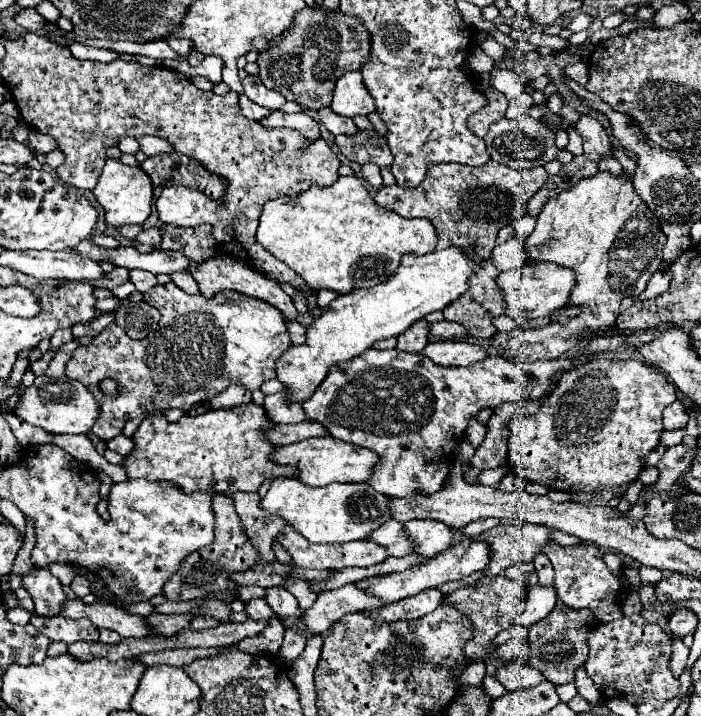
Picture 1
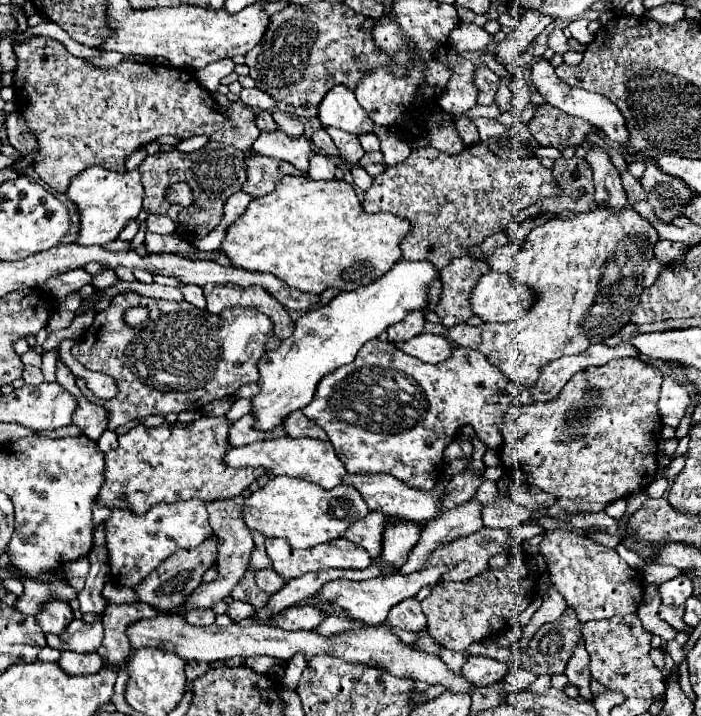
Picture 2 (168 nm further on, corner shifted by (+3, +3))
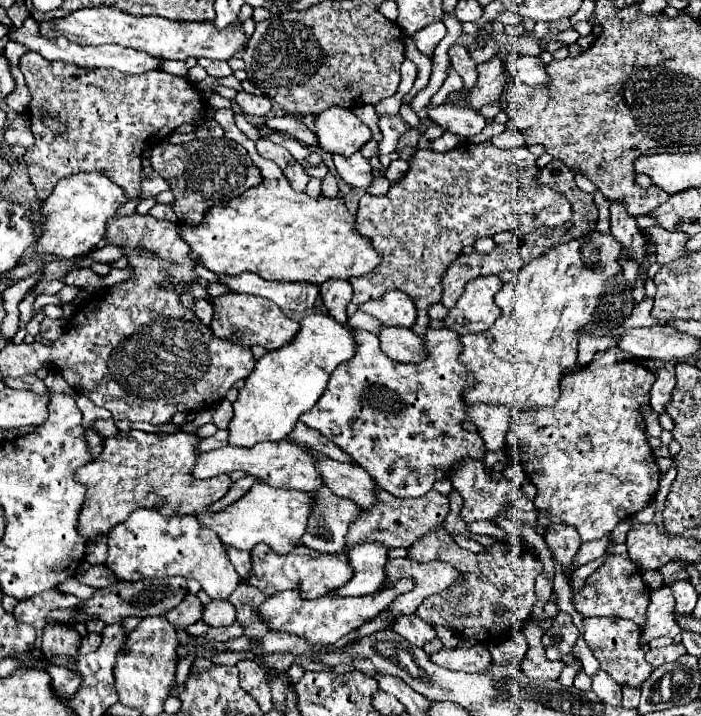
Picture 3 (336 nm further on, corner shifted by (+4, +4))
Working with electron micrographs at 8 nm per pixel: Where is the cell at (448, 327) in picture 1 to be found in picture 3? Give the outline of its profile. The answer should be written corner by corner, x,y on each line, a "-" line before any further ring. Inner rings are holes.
593,230
591,234
585,234
583,238
573,238
571,242
559,244
553,250
545,250
541,254
541,258
535,258
535,260
531,260
529,264
523,266
515,282
504,283
503,288
495,294
495,302
501,308
501,316
495,320
495,324
489,330
485,330
483,334
465,334
465,336
459,336
461,346
463,346
463,352
459,356
459,360
475,374
475,380
477,380
475,390
467,390
465,392
465,396
463,396
465,402
467,404
475,404
475,402
509,404
513,410
525,410
529,406
551,406
551,404
555,404
555,400
559,398
559,380
561,380
561,374
567,368
571,368
571,366
577,364
577,342
579,342
579,338
583,334
589,334
589,336
611,334
613,328
621,326
623,320
631,316
631,310
633,310
633,304
635,304
633,302
633,288
623,278
623,266
619,264
621,258
627,258
623,254
623,246
619,246
619,242
615,242
615,238
611,238
611,234
603,234
603,232

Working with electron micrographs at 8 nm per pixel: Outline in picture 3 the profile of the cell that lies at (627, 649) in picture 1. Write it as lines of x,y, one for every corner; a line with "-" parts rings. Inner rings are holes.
585,618
585,642
591,648
593,656
599,660
601,670
607,670
607,674
621,686
635,686
641,688
641,684
651,676
653,668
645,660
645,650
639,644
641,628
635,626
631,620
623,618

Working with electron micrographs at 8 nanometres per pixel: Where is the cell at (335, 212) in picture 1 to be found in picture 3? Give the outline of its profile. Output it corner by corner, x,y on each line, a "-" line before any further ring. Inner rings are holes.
214,109
214,116
221,116
221,119
228,117
228,122
221,121
225,134
224,138
233,140
243,146
249,154
253,164
261,170
263,182
241,196
233,198
227,204
213,206
205,220
197,226
181,226
181,238
191,246
193,252
199,254
201,264
207,266
215,274
241,274
241,272
257,272
267,280
277,282
309,282
309,284
323,284
331,278
345,278
351,276
363,276
371,272
375,266
379,266
381,258
377,250
371,246
369,238
359,236
355,230
355,216
349,212
345,200
341,196
323,196
311,198
307,192
295,192
291,190
291,184
287,182
283,170
279,172
279,166
262,158
255,146
255,141
250,140
236,126
234,113
231,109

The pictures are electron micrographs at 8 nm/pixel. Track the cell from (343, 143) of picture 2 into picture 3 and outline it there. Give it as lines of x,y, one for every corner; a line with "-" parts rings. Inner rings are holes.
361,152
351,154
351,158
343,158
343,154
333,154
333,162
335,168
339,172
339,176
357,188
367,188
373,180
371,176
371,166
367,162
367,158
363,158

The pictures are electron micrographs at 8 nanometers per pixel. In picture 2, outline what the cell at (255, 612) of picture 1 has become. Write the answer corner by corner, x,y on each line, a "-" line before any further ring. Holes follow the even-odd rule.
232,601
232,603
228,603
228,609
226,609
228,617
230,617
234,623
242,621
244,617
252,615
254,611
256,611
256,609
254,609
252,605
248,605
248,603
240,603
240,601

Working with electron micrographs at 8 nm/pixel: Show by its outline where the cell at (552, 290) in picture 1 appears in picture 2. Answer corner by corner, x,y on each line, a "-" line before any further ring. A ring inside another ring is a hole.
490,271
478,279
470,297
470,309
484,323
494,323
494,321
508,323
524,315
526,307
532,301
534,297
530,291
512,287
510,275

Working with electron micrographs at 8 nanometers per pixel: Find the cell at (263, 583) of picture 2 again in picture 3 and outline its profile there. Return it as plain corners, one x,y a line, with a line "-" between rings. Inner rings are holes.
227,548
227,556
229,556
233,568
237,570
237,574
241,576
241,580
247,580
247,574
251,574
251,554
245,550

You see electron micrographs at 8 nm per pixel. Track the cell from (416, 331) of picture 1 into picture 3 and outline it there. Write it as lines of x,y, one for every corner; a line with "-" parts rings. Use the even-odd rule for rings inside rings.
389,290
385,296
379,300
371,300
359,306
359,310
379,318
383,326
403,326
403,328
413,328
417,310
413,300
399,292
399,290

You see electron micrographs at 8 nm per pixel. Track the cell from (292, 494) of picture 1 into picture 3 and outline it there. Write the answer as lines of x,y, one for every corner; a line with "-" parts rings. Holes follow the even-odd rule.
267,482
255,484
243,498
239,498
233,506
227,506
221,512
203,512
197,518
211,530
217,532
223,544
251,550
259,542
271,546
277,554
289,554
299,538
307,532
307,522
313,510
313,494
303,490
283,490
267,486

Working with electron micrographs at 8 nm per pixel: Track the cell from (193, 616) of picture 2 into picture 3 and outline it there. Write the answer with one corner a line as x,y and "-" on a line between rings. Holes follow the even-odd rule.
187,594
183,598
183,602
179,606
175,606
175,610
167,612
167,620
175,628
187,628
187,626
199,622
201,618
203,618
203,604
195,594

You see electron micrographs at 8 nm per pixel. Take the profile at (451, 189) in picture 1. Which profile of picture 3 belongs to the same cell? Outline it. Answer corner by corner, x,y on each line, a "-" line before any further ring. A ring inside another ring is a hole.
465,140
465,142
461,142
459,146
455,146
453,150
443,152
443,154
433,152
433,150
417,150
417,152
411,156
411,160
409,160
409,170
407,170
407,174
405,174
403,178
391,182
391,188
389,188
389,192
387,192
385,196
373,196
373,194
367,194
367,192
365,192
365,194
361,196
361,200
359,200
359,210
357,210
355,228
357,228
359,234
371,238
373,248
381,254
383,260
381,260
381,264
379,264
375,270
371,270
369,274
363,274
363,276
359,276
359,278
351,278
351,280
349,280
351,286
353,286
353,298
351,298
351,302
347,304
347,316
355,314
355,312
359,310
357,306
361,306
363,302
381,298
387,290
401,290
401,292
409,294
409,298
411,298
411,300
415,302
415,306
417,306
417,322
415,322
415,326
413,326
413,332
415,332
415,334
425,334
425,330
429,328
429,320
431,320
429,314
427,314
427,310
429,310
429,306
433,306
433,304
437,304
437,302
441,300
441,292
439,292
439,290
441,290
441,278
443,278
447,266
461,254
461,248
463,248
463,246
473,246
475,240
479,240
479,238
483,238
483,236
493,236
493,234
497,234
497,232
511,232
511,234
519,236
519,234
525,234
525,232
529,232
529,230
533,230
533,228
537,228
537,226
551,226
551,228
553,228
553,226
565,224
565,222
571,218
571,204
569,204
567,198
563,198
563,194
551,190
551,186
539,184
539,180
537,180
539,168
537,168
535,162
537,162
537,156
533,156
533,154
527,150
525,144
519,146
519,148
513,148
513,150
503,150
503,148
493,146
491,140
481,142
481,144
473,144
473,142
467,142
467,140

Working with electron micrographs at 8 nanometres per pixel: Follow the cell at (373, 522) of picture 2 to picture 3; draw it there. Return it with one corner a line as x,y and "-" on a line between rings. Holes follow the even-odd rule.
327,486
315,492
313,514
301,544
329,554
345,554
345,534
351,522
359,518
359,506
347,498
335,496

